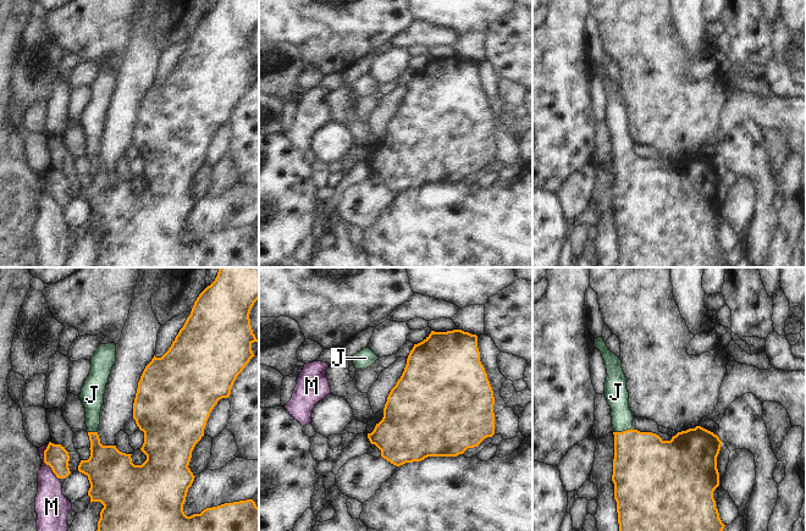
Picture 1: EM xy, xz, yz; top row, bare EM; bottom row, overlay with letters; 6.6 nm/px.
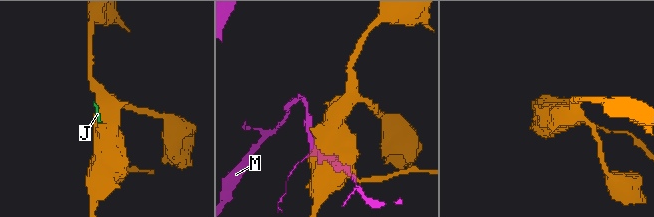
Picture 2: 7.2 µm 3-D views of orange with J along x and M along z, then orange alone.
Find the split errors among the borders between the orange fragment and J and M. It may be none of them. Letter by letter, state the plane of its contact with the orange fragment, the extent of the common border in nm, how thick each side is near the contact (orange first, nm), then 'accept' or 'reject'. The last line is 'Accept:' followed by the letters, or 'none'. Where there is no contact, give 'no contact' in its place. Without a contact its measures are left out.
J: yz | 120 nm | 380/150 nm | accept
M: xy | 240 nm | 160/180 nm | reject
Accept: J

